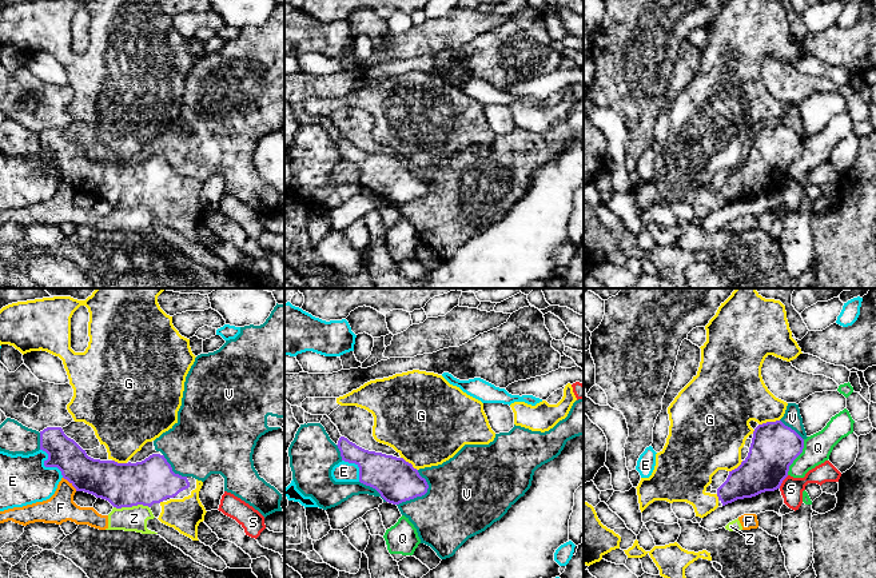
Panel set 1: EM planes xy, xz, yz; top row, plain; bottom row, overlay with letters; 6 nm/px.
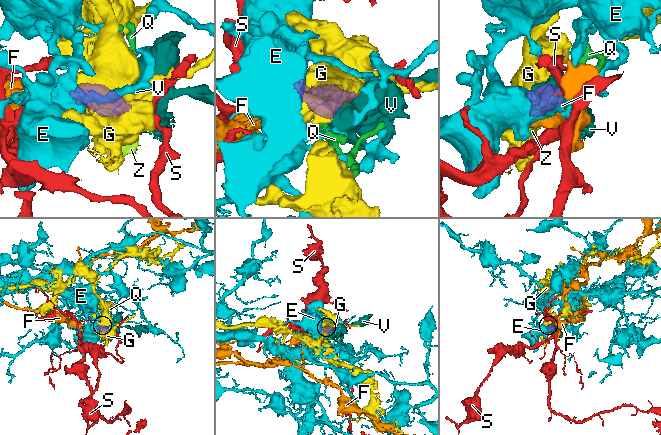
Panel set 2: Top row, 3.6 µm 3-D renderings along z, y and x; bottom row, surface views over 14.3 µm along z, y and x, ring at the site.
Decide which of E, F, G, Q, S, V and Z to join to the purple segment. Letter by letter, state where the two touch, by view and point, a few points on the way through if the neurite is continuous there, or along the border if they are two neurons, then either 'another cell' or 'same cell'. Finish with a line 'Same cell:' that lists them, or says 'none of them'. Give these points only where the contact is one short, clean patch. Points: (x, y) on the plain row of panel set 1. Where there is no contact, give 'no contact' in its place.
E: xy (47, 167) | along xy (40, 150), (47, 155), (44, 166), (55, 167), (63, 178) | another cell
F: xy (70, 183) | along xy (63, 178), (76, 191) | another cell
G: yz (768, 123) | same cell
Q: yz (797, 156) | along yz (804, 140), (804, 148), (789, 167), (787, 175) | another cell
S: yz (781, 183) | along yz (788, 176), (779, 188) | another cell
V: xz (422, 195) | another cell
Z: xy (131, 207) | along xy (148, 207), (114, 208) | another cell
Same cell: G

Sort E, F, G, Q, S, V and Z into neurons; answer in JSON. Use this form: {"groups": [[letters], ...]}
{"groups": [["E"], ["F", "Z"], ["G"], ["Q"], ["S"], ["V"]]}

